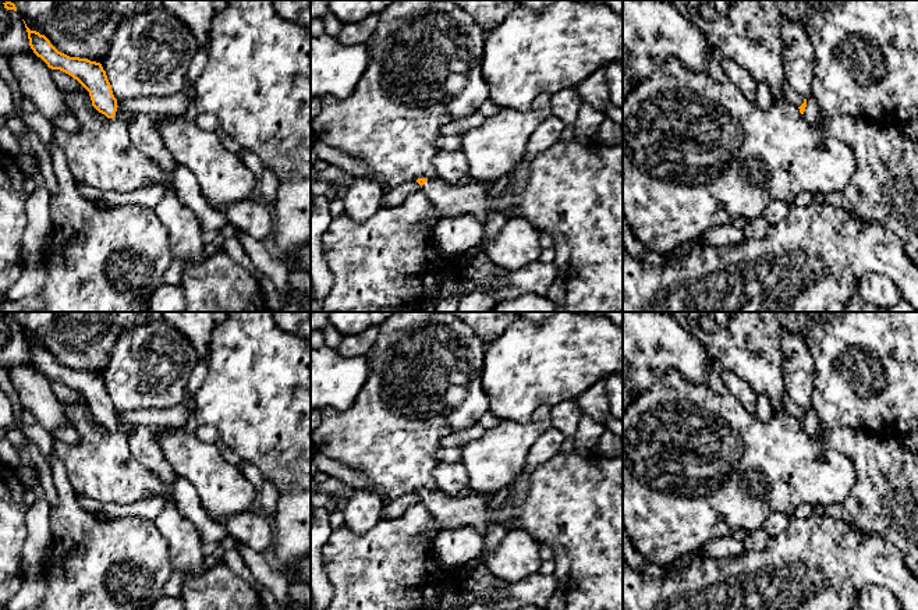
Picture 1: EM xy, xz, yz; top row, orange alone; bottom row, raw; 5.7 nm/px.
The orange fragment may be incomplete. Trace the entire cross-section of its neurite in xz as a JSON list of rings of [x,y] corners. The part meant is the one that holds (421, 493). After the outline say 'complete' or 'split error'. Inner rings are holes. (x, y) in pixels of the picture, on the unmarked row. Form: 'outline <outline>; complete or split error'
outline [[[418,490],[423,506],[437,522],[439,529],[471,526],[485,536],[489,501],[478,494],[450,497],[443,492]]]; split error

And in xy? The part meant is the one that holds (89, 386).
outline [[[25,336],[29,358],[49,380],[60,382],[77,391],[88,404],[92,418],[107,430],[130,433],[132,426],[117,418],[111,397],[100,375],[88,370],[70,369],[59,363],[50,352],[36,343],[31,343]]]; split error

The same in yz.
outline [[[804,411],[804,415],[798,419],[802,429],[815,440],[822,440],[826,433],[818,421],[818,416],[812,411]]]; split error

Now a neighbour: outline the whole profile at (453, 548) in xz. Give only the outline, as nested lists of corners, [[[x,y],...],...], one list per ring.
[[[471,526],[439,529],[433,540],[436,561],[447,570],[460,571],[481,557],[483,536]]]

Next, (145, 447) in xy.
[[[143,425],[132,426],[128,433],[128,444],[132,457],[163,480],[169,487],[173,487],[176,472],[163,455],[160,440],[156,432]]]

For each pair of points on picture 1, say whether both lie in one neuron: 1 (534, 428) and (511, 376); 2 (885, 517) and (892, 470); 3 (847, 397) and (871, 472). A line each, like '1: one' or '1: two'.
1: two
2: one
3: two

